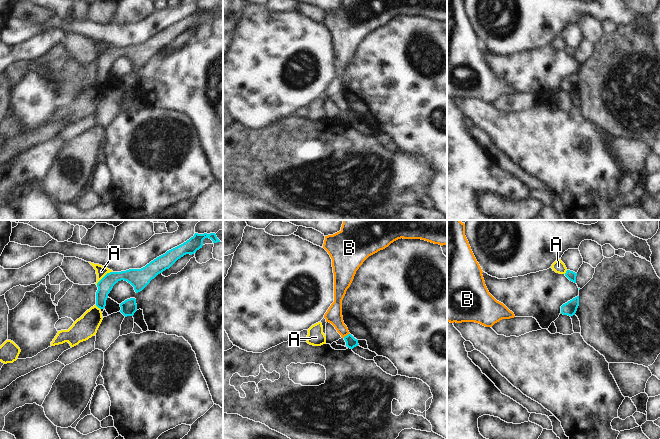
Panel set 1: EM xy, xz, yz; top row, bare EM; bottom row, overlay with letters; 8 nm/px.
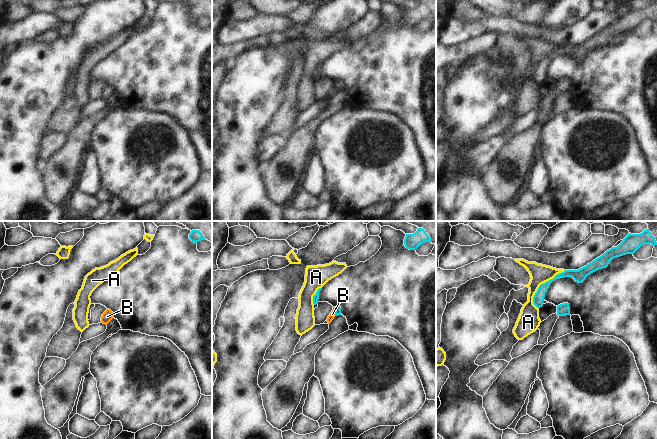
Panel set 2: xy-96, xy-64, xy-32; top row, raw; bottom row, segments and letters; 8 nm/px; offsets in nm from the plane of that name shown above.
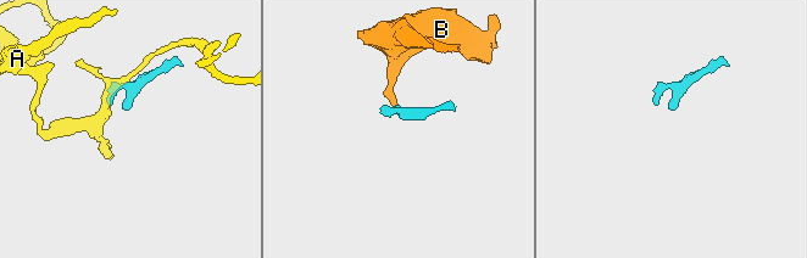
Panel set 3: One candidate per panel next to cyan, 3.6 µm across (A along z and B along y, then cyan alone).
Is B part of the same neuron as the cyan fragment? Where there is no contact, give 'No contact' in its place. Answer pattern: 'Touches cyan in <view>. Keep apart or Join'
Touches cyan in xz. Keep apart.

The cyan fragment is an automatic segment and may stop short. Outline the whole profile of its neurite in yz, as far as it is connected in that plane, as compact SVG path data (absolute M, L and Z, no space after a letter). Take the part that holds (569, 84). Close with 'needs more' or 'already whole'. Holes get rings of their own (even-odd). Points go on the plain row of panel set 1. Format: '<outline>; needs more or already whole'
M579 72L573 74L572 76L568 77L567 79L561 82L561 90L573 92L575 91L577 84L579 82Z; already whole

